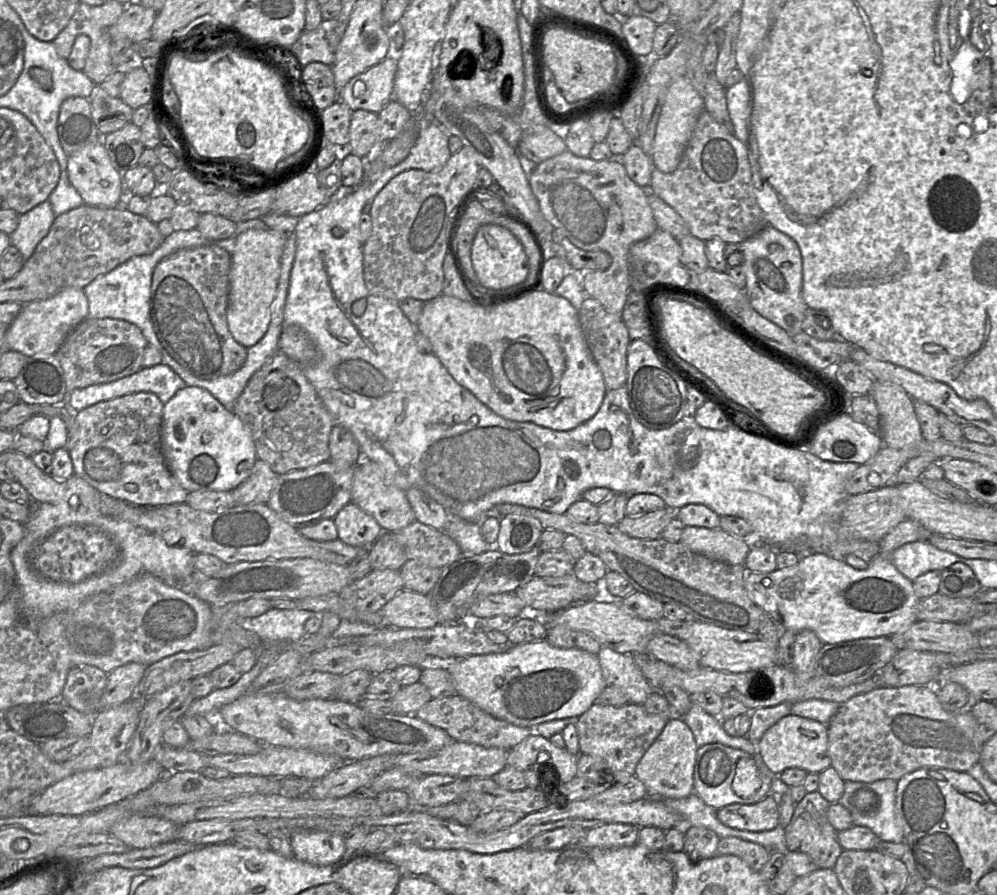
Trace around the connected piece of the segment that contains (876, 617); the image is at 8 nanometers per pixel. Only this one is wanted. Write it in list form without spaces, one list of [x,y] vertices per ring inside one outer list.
[[[905,519],[879,541],[880,552],[869,562],[865,570],[854,569],[844,560],[836,560],[825,554],[804,554],[798,564],[792,567],[777,568],[770,573],[747,572],[745,588],[750,599],[774,622],[780,624],[782,630],[794,633],[811,630],[823,644],[892,636],[917,621],[920,599],[915,594],[913,582],[896,569],[890,555],[900,546],[926,539],[928,535],[918,522]]]

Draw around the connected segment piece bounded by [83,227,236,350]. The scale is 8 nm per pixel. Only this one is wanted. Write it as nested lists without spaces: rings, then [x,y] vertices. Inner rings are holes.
[[[166,227],[166,236],[161,245],[150,254],[131,257],[108,273],[97,276],[83,288],[89,303],[87,318],[122,319],[140,328],[149,345],[165,350],[154,330],[151,317],[150,299],[152,275],[156,265],[166,256],[185,248],[215,244],[232,254],[236,237],[221,240],[206,238],[197,228],[191,230],[173,230]]]

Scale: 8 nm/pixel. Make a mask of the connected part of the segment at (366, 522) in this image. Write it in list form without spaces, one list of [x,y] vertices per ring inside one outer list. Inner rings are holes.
[[[352,502],[346,504],[333,518],[338,539],[348,545],[369,548],[382,534],[382,528],[368,513]]]

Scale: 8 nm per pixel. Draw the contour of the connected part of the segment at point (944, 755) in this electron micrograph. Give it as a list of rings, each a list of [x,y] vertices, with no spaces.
[[[932,685],[877,687],[870,692],[858,694],[841,704],[827,726],[831,766],[844,781],[898,781],[905,774],[922,767],[967,772],[980,759],[981,746],[976,742],[976,721],[972,713],[970,710],[963,713],[946,711],[939,702],[938,691]]]

